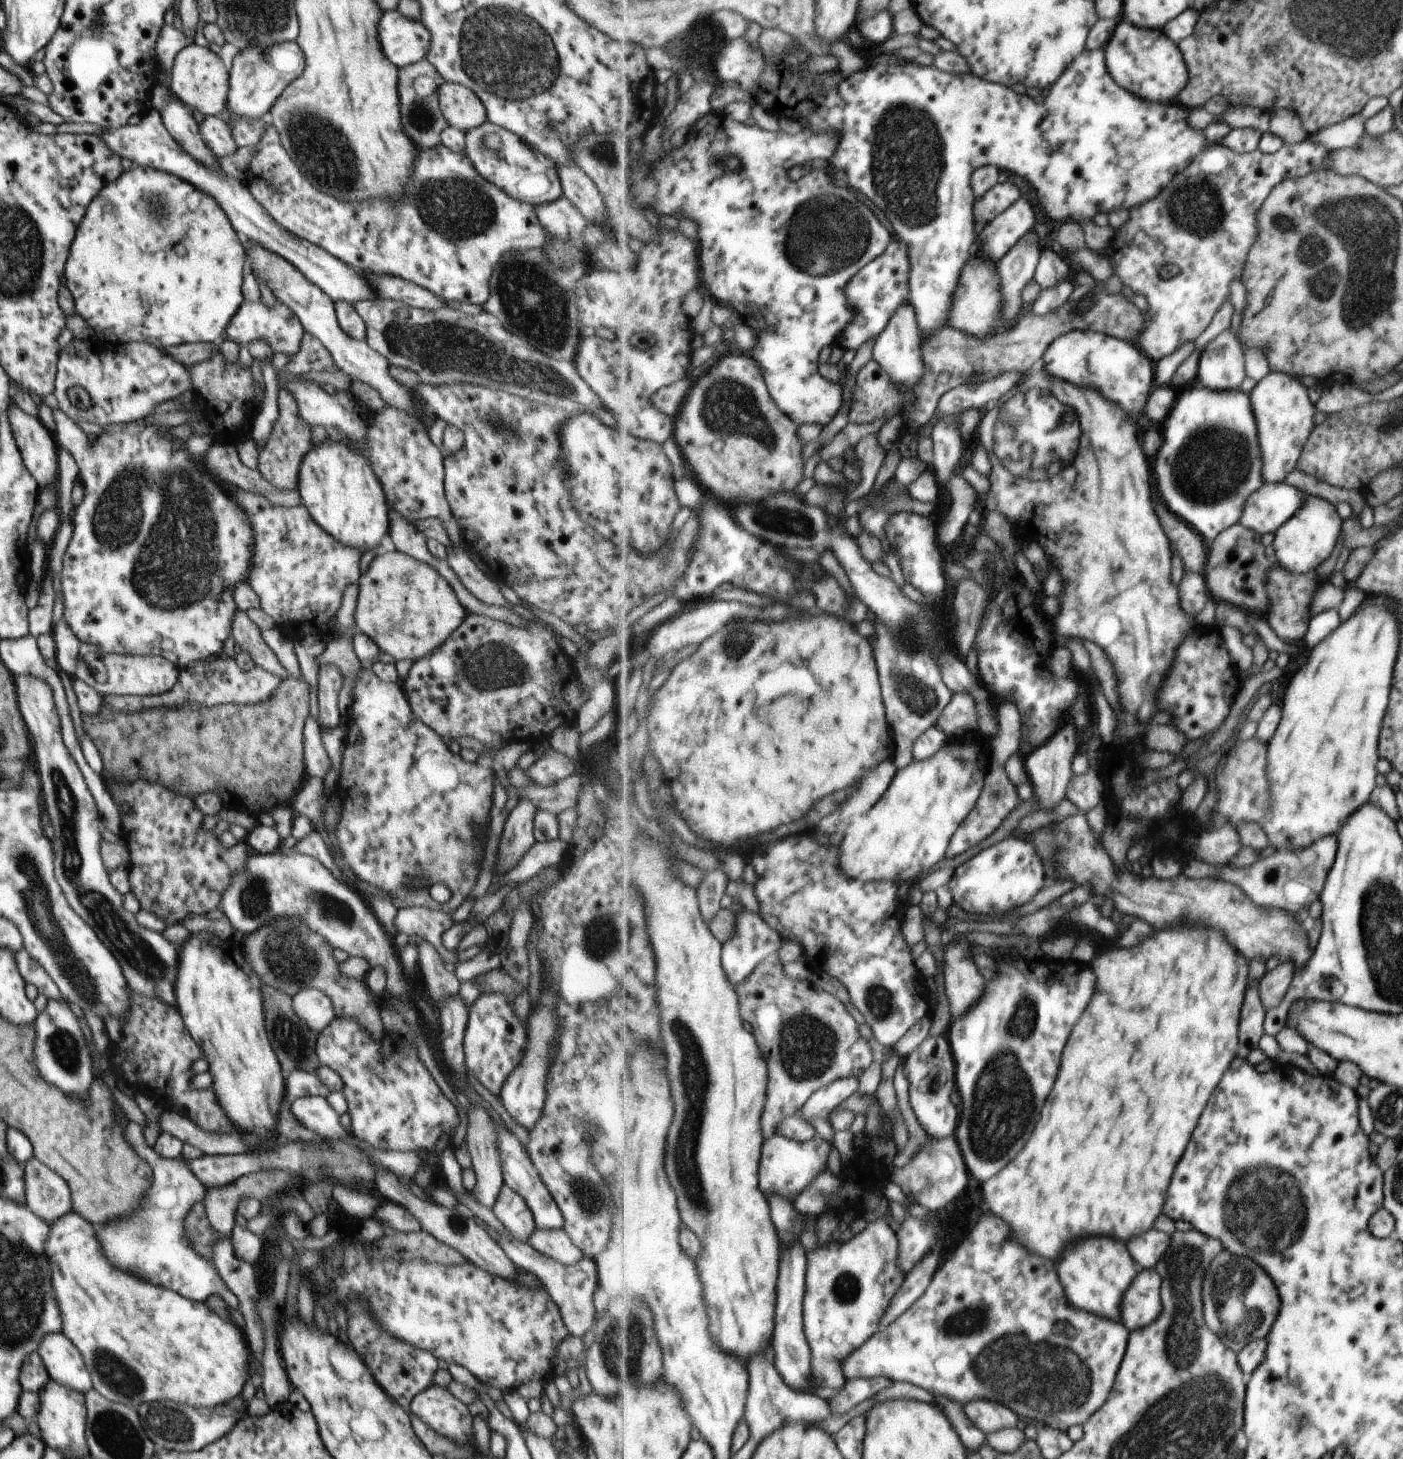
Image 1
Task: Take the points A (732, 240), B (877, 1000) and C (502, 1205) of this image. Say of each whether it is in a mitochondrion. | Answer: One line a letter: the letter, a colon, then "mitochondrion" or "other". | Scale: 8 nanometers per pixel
A: other
B: mitochondrion
C: other

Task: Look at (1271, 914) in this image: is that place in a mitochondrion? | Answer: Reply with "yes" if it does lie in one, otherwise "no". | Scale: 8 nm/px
yes

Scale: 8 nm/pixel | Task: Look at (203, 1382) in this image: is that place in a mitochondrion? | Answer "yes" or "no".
no

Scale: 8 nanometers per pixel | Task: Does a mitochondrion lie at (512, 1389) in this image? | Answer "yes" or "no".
no

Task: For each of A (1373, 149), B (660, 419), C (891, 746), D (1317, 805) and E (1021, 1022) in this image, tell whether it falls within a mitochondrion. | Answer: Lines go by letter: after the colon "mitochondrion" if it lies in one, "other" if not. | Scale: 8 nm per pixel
A: mitochondrion
B: other
C: other
D: other
E: mitochondrion

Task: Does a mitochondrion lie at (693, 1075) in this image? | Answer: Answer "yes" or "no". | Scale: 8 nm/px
yes

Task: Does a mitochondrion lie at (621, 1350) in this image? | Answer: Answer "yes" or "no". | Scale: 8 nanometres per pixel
yes

